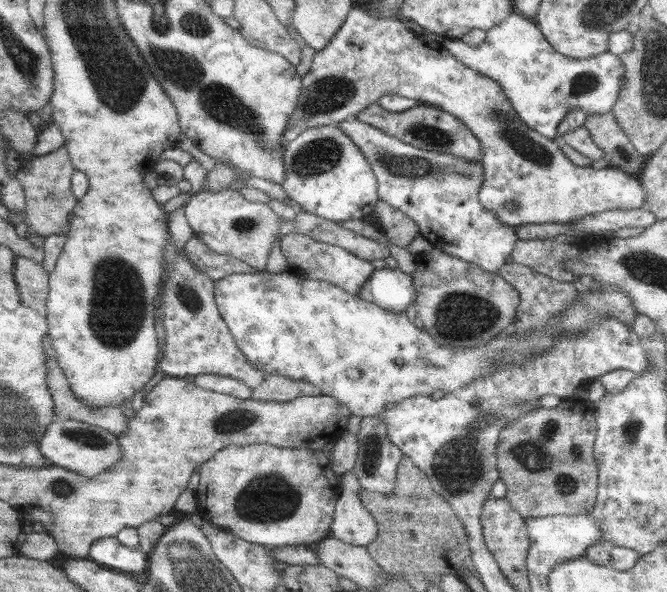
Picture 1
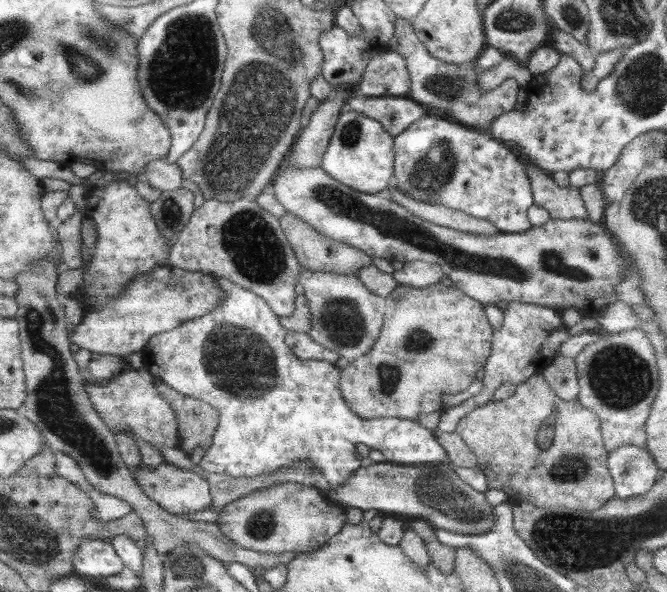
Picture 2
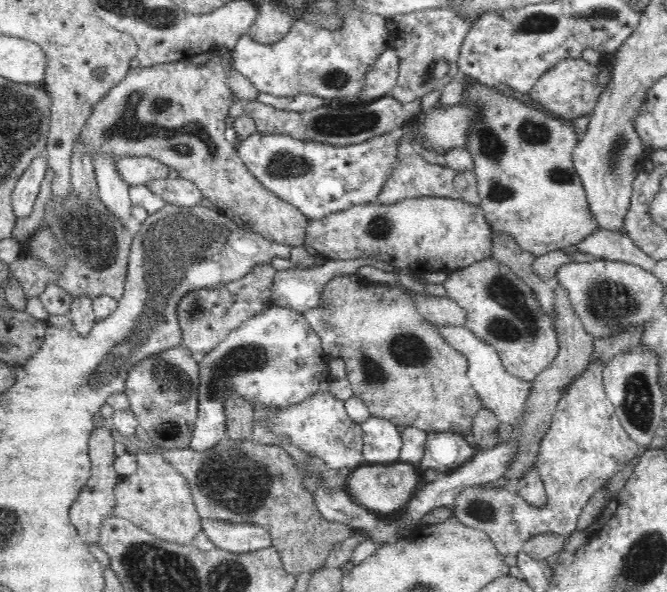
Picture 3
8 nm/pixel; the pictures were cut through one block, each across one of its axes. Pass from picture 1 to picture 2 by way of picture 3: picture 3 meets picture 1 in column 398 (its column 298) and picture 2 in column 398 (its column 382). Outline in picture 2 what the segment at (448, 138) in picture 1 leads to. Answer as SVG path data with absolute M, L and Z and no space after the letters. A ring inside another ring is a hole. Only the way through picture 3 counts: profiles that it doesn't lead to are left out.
M355 89L352 90L346 107L380 121L386 132L393 137L404 132L405 128L425 114L425 108L410 97L366 96Z

